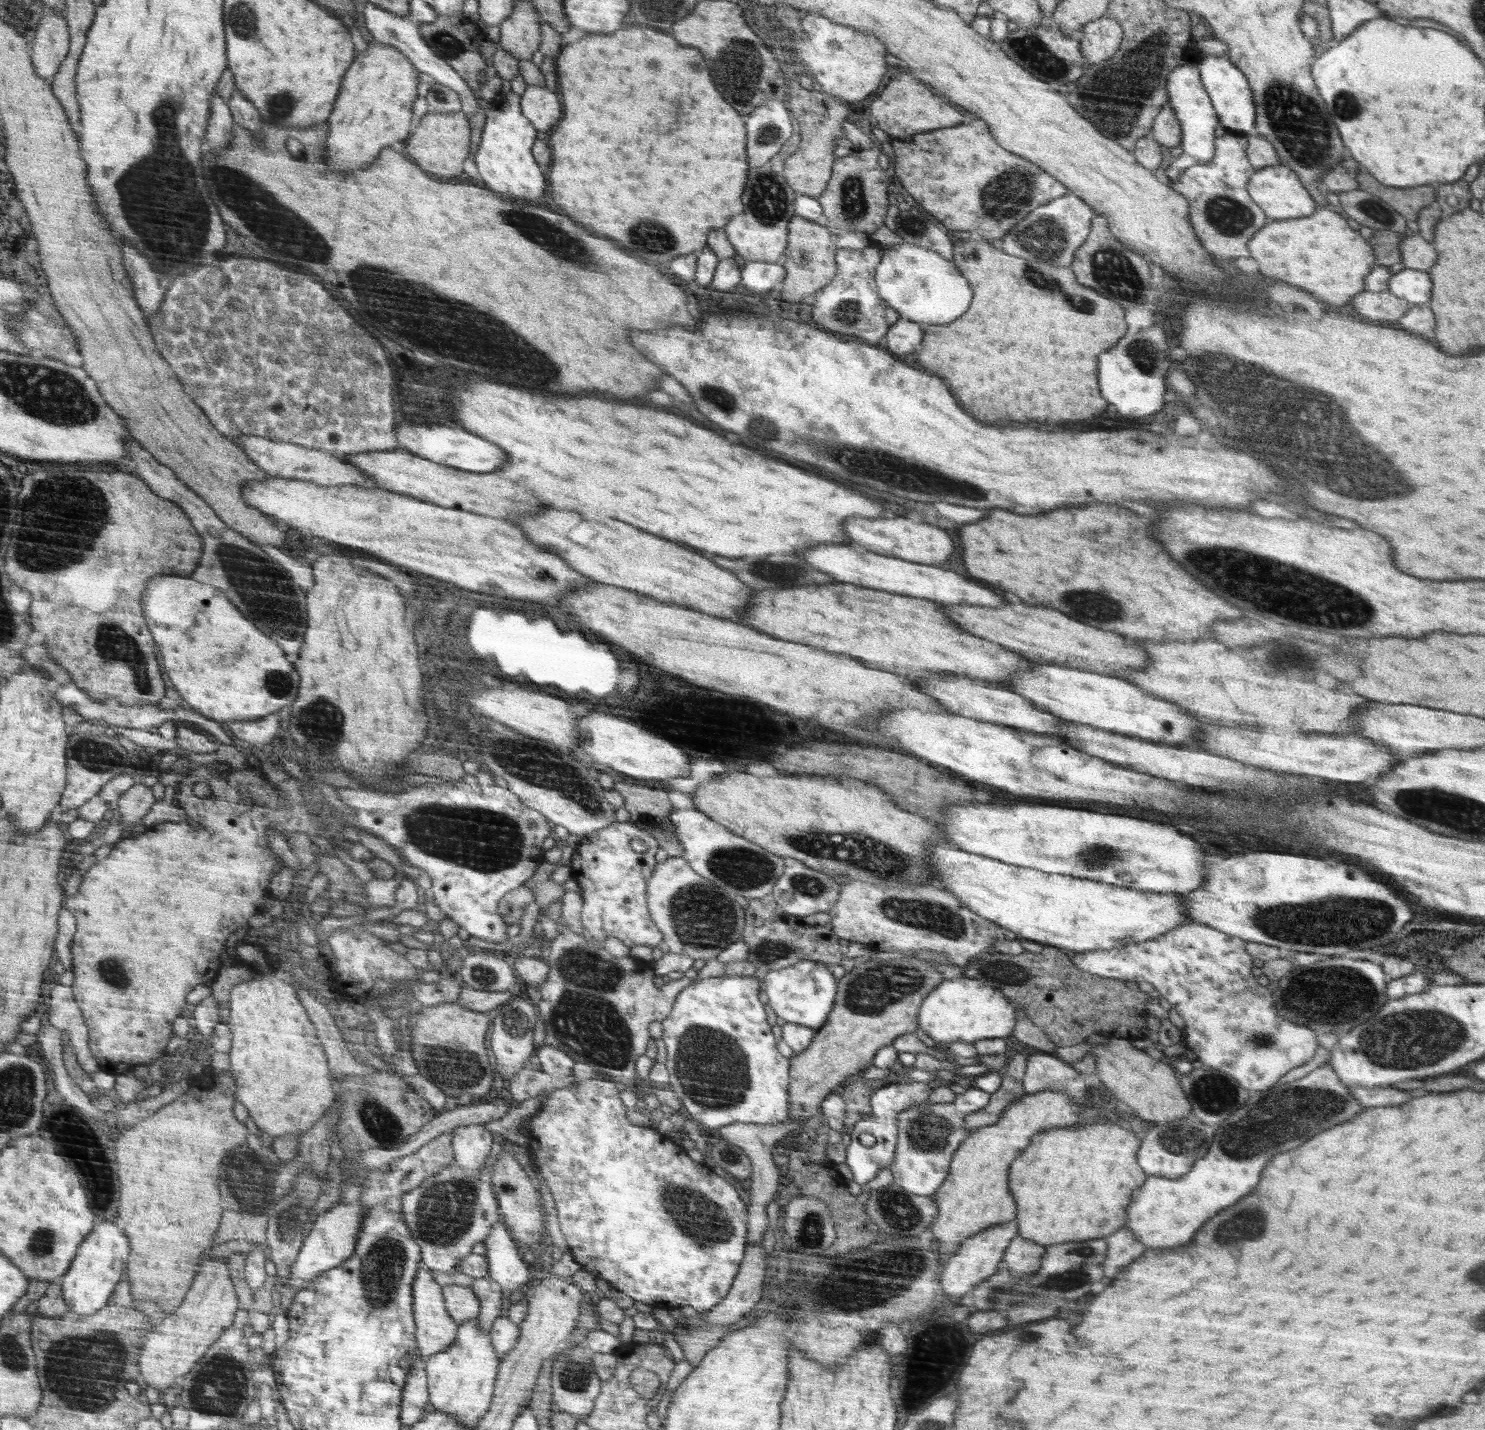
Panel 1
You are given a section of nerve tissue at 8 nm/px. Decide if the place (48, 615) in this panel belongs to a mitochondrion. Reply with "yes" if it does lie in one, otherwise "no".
no

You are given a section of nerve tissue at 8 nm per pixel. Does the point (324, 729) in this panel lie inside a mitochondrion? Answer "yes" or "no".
yes

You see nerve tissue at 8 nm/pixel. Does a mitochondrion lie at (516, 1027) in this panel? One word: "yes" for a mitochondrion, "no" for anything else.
yes

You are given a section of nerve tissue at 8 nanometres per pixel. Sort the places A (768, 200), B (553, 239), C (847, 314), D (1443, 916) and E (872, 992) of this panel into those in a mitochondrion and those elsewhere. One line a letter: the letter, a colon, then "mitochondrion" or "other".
A: mitochondrion
B: mitochondrion
C: mitochondrion
D: other
E: mitochondrion

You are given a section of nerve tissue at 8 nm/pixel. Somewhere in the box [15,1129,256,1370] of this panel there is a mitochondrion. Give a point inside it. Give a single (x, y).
(43, 1239)

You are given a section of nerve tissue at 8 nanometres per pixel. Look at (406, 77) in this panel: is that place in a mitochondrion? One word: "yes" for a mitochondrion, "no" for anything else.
no

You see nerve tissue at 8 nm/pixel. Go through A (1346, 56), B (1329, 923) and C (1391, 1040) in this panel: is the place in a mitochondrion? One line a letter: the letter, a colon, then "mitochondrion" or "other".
A: other
B: mitochondrion
C: mitochondrion

